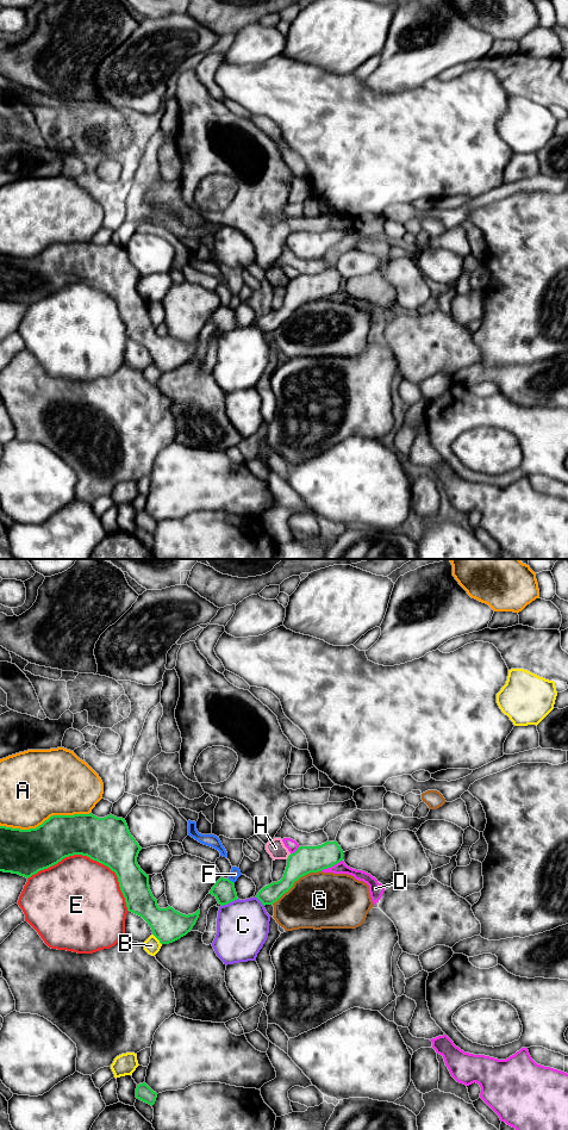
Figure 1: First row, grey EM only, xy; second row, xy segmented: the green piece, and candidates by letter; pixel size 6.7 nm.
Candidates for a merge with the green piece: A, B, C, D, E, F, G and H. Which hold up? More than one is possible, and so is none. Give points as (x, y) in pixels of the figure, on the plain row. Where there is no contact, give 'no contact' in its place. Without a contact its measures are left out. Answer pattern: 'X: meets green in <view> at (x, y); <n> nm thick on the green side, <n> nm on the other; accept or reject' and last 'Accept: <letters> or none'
A: meets green in xy at (45, 248); 300 nm thick on the green side, 480 nm on the other; reject
B: meets green in xy at (157, 366); 220 nm thick on the green side, 110 nm on the other; reject
C: meets green in xy at (229, 330); 150 nm thick on the green side, 360 nm on the other; reject
D: meets green in xy at (331, 293); 180 nm thick on the green side, 80 nm on the other; reject
E: meets green in xy at (91, 286); 320 nm thick on the green side, 500 nm on the other; reject
F: meets green in xy at (231, 309); 150 nm thick on the green side, 70 nm on the other; reject
G: meets green in xy at (295, 308); 180 nm thick on the green side, 380 nm on the other; reject
H: meets green in xy at (288, 284); 180 nm thick on the green side, 120 nm on the other; reject
Accept: none

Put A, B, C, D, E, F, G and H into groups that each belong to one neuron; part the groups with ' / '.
A / B / C / D / E / F H / G

